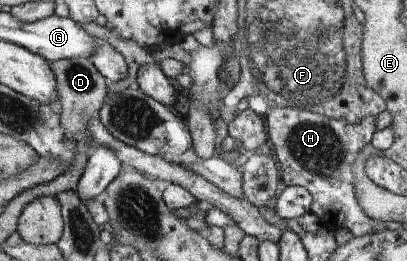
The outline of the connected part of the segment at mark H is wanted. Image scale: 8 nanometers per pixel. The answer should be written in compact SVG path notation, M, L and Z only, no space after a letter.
M277 103L276 108L272 108L265 115L266 128L269 138L275 146L277 159L281 164L282 187L290 185L298 185L304 187L310 193L311 207L309 212L316 215L322 226L333 232L337 228L347 228L354 237L370 235L376 231L380 231L386 227L381 221L375 221L368 216L354 197L354 175L352 174L352 166L356 160L356 154L370 143L372 134L378 129L374 123L375 117L367 116L360 123L346 124L342 119L331 119L310 112L308 109L284 107Z

